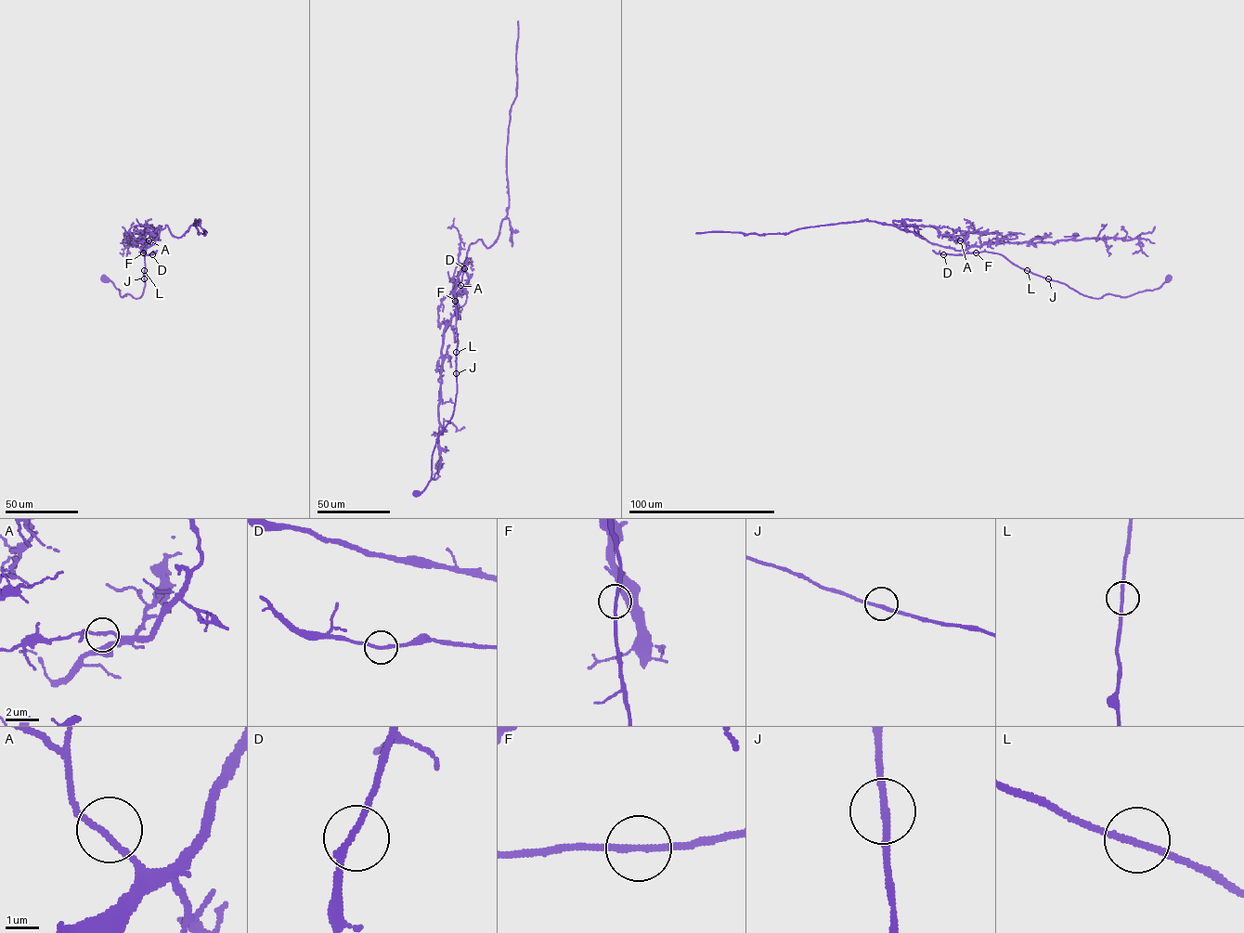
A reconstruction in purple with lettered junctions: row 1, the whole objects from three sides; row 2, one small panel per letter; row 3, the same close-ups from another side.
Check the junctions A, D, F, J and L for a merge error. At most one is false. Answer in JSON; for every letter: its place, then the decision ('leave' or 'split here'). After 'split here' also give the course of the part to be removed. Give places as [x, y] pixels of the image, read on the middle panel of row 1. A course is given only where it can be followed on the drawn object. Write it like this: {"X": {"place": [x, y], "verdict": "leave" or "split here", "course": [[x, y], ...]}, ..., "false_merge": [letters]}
{"A": {"place": [460, 285], "verdict": "leave"}, "D": {"place": [464, 268], "verdict": "leave"}, "F": {"place": [455, 301], "verdict": "leave"}, "J": {"place": [456, 373], "verdict": "leave"}, "L": {"place": [456, 352], "verdict": "leave"}, "false_merge": []}

